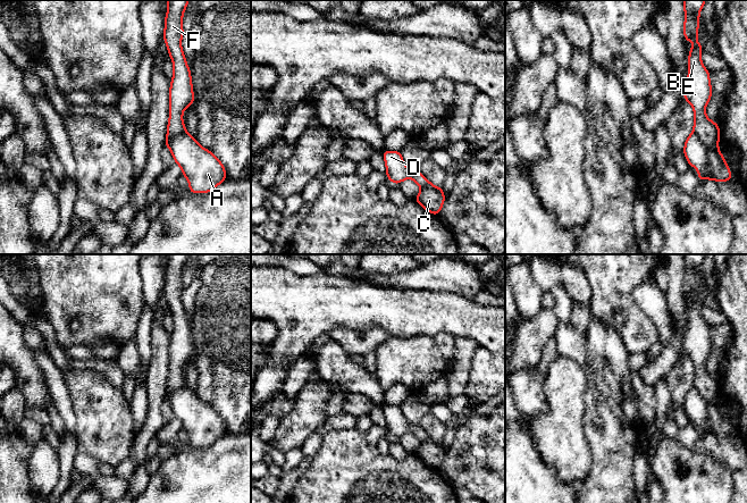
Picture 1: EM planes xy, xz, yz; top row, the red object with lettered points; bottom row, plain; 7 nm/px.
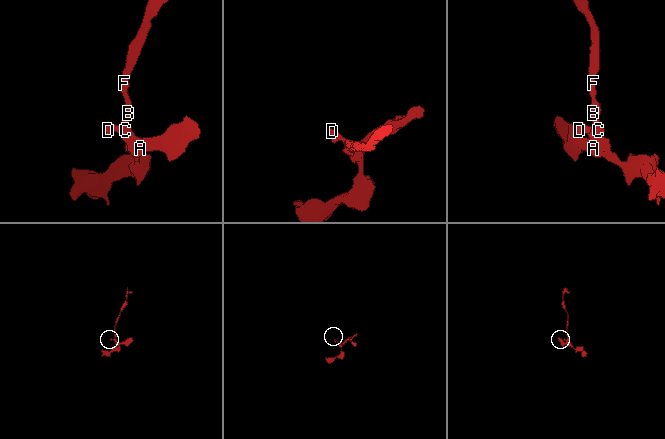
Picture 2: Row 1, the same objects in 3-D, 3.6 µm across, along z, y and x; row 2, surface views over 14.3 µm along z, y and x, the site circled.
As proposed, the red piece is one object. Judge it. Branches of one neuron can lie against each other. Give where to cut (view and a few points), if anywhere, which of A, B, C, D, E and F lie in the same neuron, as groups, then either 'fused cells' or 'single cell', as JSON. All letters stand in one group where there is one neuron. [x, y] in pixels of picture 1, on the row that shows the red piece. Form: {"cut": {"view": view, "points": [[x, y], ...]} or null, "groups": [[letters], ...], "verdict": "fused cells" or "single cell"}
{"cut": {"view": "yz", "points": [[693, 131], [708, 147], [716, 149]]}, "groups": [["A", "D"], ["B", "C", "E", "F"]], "verdict": "fused cells"}

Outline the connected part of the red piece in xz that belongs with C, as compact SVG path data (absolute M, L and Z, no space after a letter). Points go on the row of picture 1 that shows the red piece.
M422 188L414 200L429 213L438 216L444 204L445 194L437 190Z

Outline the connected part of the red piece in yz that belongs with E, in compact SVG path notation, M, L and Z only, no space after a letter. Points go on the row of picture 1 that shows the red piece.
M683 0L685 8L685 40L694 42L688 57L689 74L683 81L683 98L694 109L693 132L711 149L719 148L719 124L707 118L705 108L712 97L710 72L704 67L700 56L703 43L697 43L699 12L706 0Z

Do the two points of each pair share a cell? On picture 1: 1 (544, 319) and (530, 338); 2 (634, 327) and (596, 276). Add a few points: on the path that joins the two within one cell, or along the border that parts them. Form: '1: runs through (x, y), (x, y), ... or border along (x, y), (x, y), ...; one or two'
1: runs through (540, 324), (534, 330), (534, 334); one
2: runs through (629, 315), (609, 288); one

